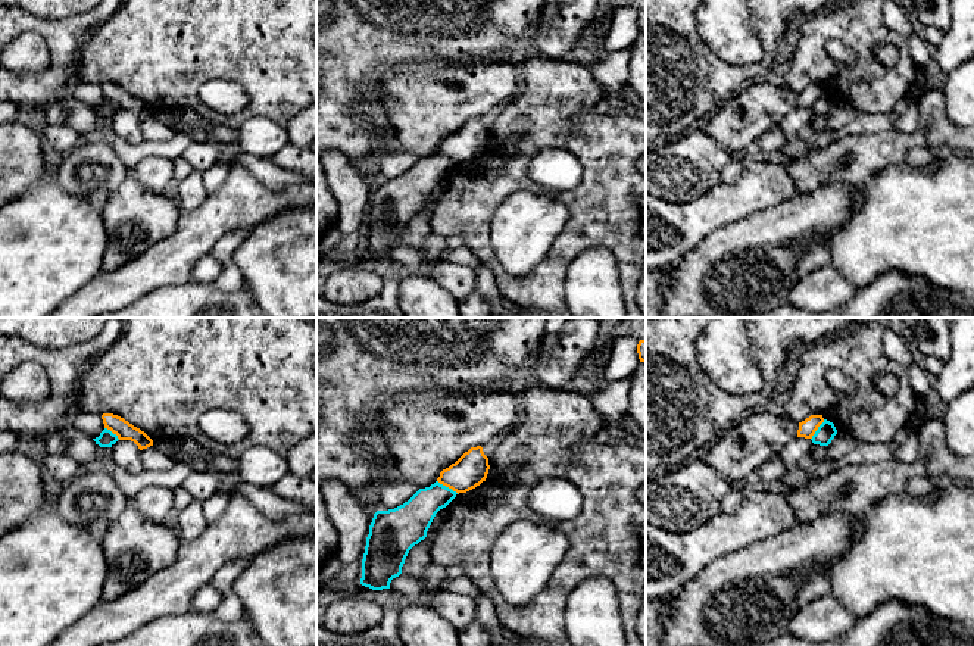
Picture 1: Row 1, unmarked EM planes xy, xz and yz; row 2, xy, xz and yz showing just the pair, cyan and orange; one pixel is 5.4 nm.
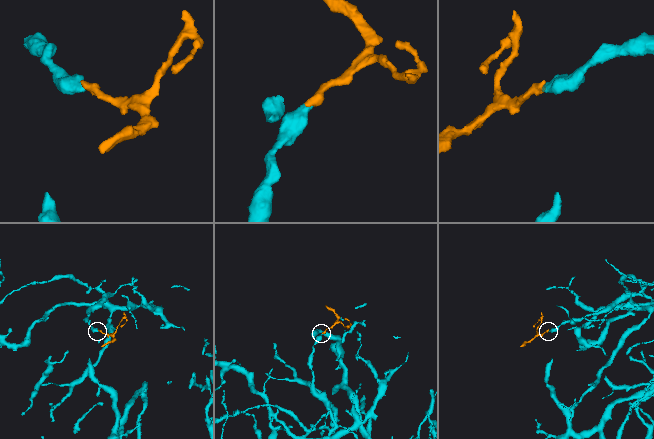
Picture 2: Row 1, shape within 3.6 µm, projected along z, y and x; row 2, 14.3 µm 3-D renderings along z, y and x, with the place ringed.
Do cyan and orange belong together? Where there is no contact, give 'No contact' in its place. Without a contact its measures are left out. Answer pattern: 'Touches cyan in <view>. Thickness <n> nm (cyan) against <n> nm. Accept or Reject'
Touches cyan in xz. Thickness 190 nm (cyan) against 180 nm. Reject

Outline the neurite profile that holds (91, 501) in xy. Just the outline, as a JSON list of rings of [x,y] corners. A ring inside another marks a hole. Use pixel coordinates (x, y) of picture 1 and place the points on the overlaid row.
[[[88,468],[54,490],[53,509],[62,519],[102,540],[107,525],[124,511],[125,500],[109,472]]]

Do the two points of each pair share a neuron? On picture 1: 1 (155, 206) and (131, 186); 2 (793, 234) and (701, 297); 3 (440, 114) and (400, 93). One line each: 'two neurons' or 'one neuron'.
1: one neuron
2: one neuron
3: one neuron

